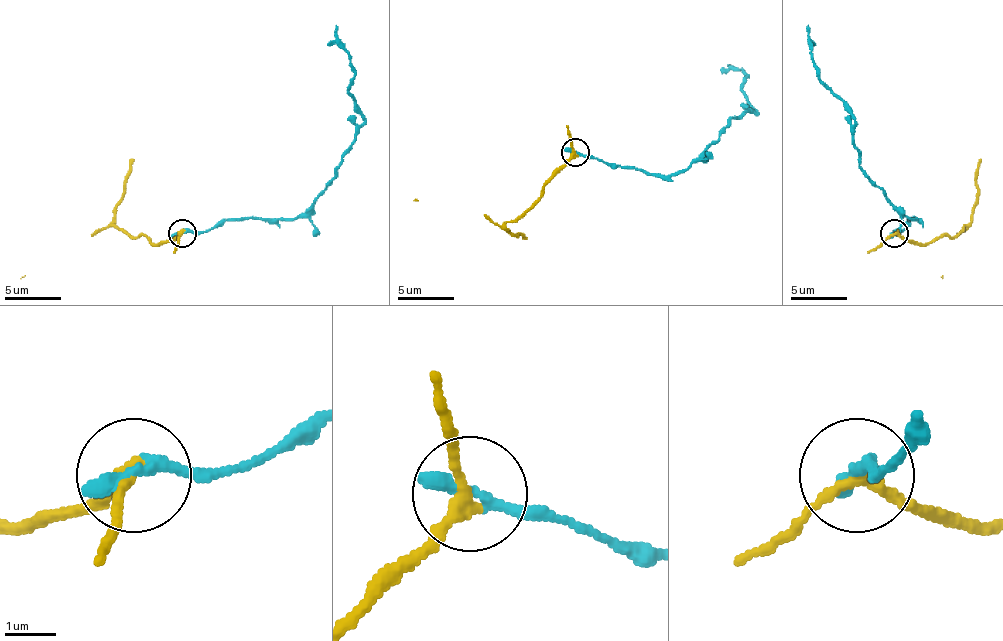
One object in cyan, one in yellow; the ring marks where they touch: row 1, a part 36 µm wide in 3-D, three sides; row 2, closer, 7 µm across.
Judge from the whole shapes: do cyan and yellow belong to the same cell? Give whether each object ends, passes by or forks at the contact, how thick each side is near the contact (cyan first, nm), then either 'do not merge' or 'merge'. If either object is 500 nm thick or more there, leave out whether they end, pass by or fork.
cyan ends; yellow passes by; calibres 360 and 240 nm; merge

